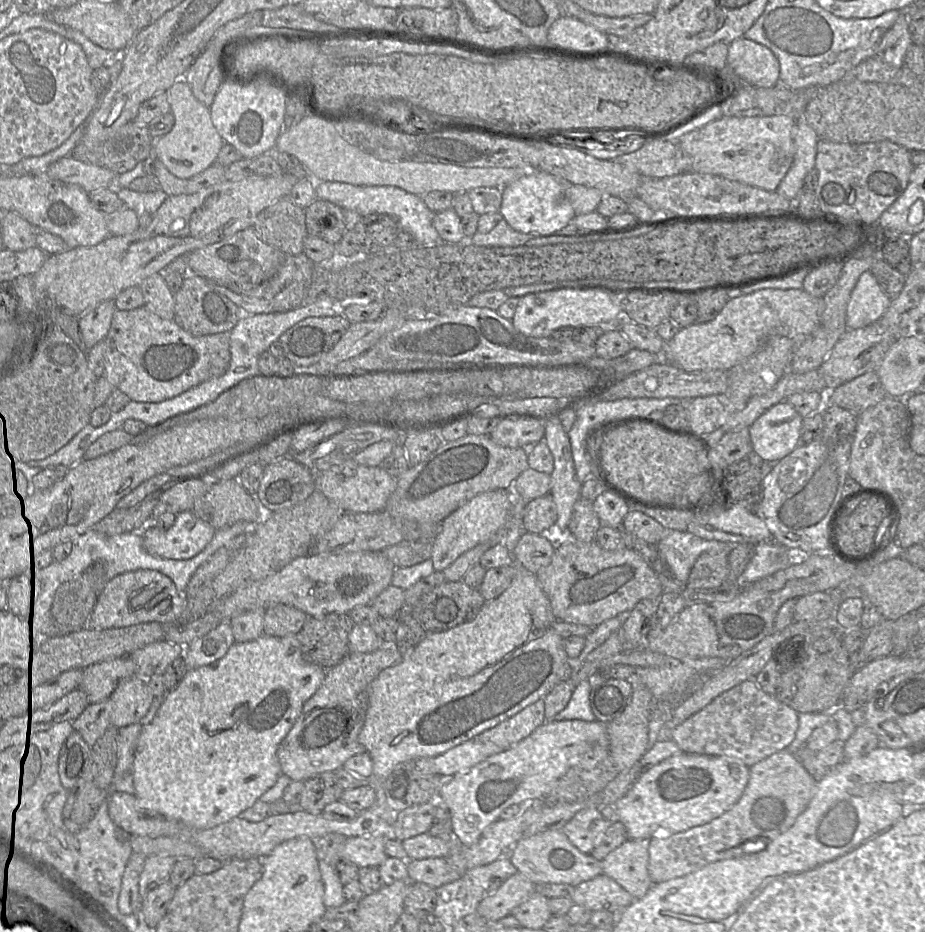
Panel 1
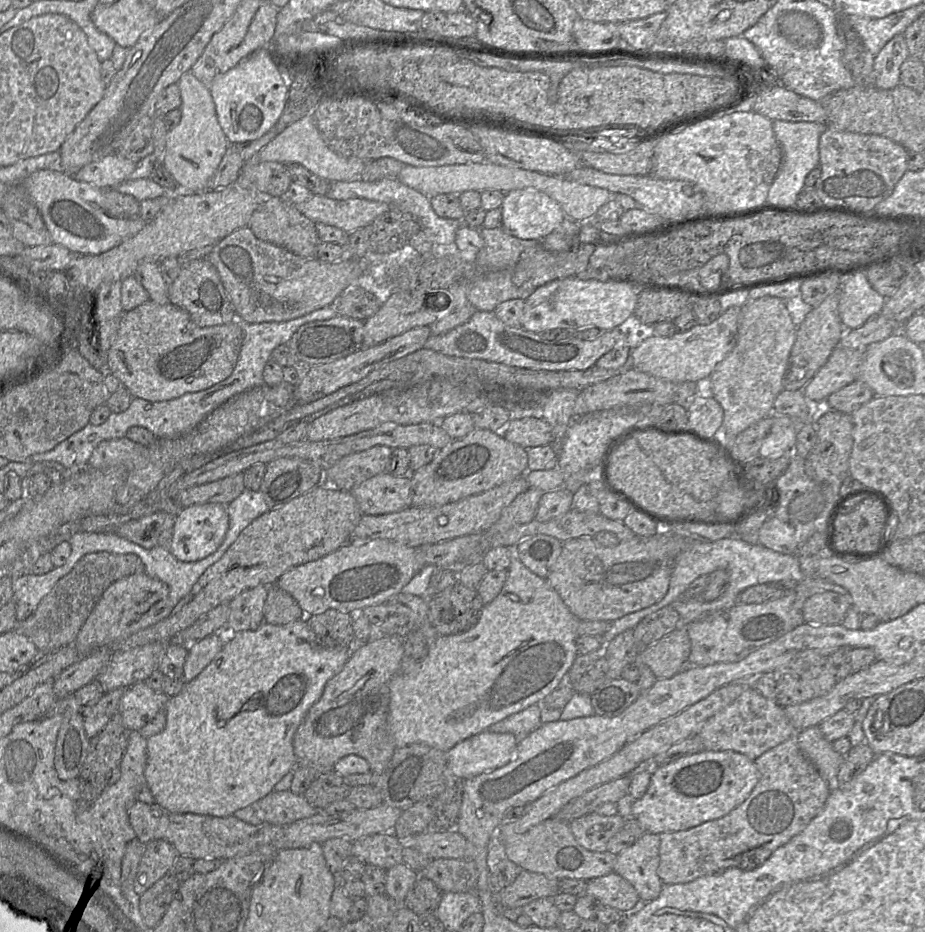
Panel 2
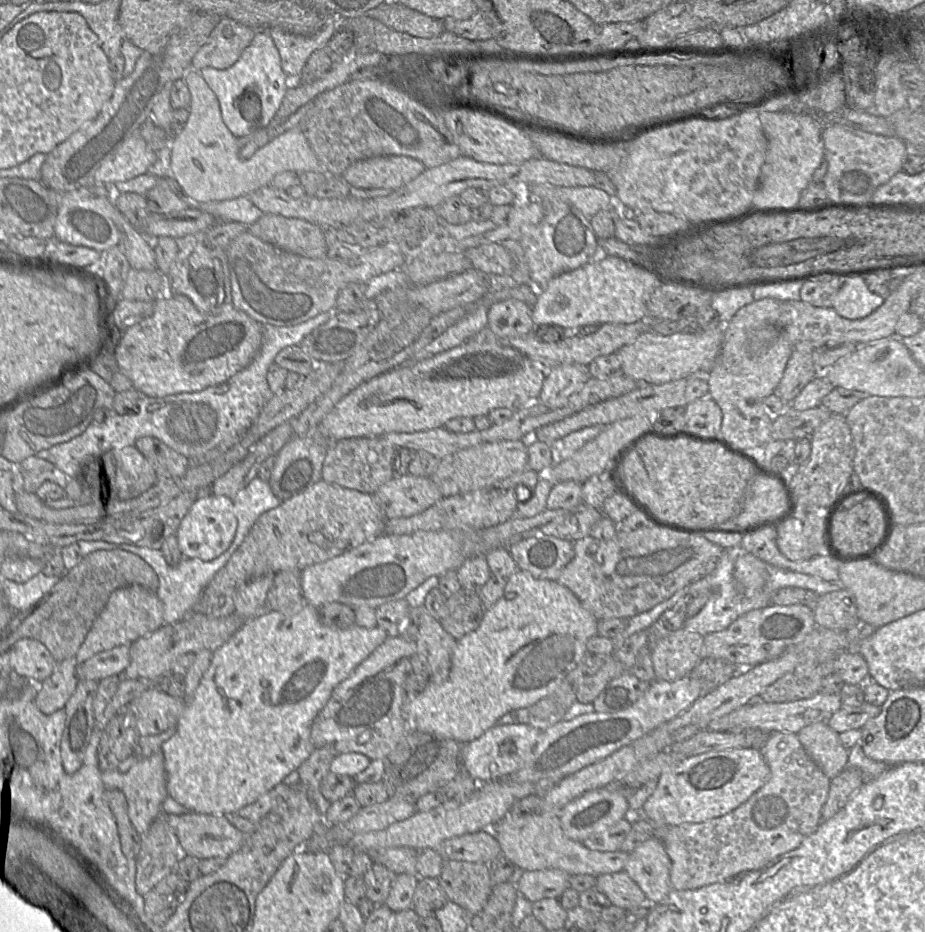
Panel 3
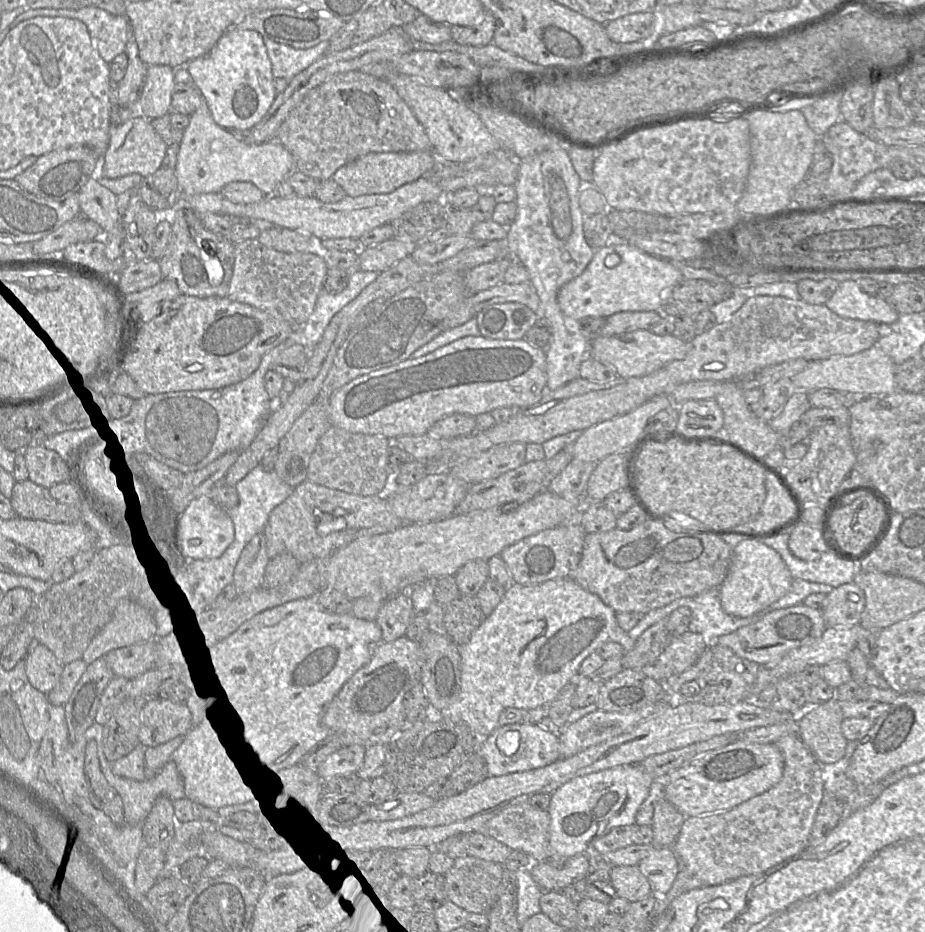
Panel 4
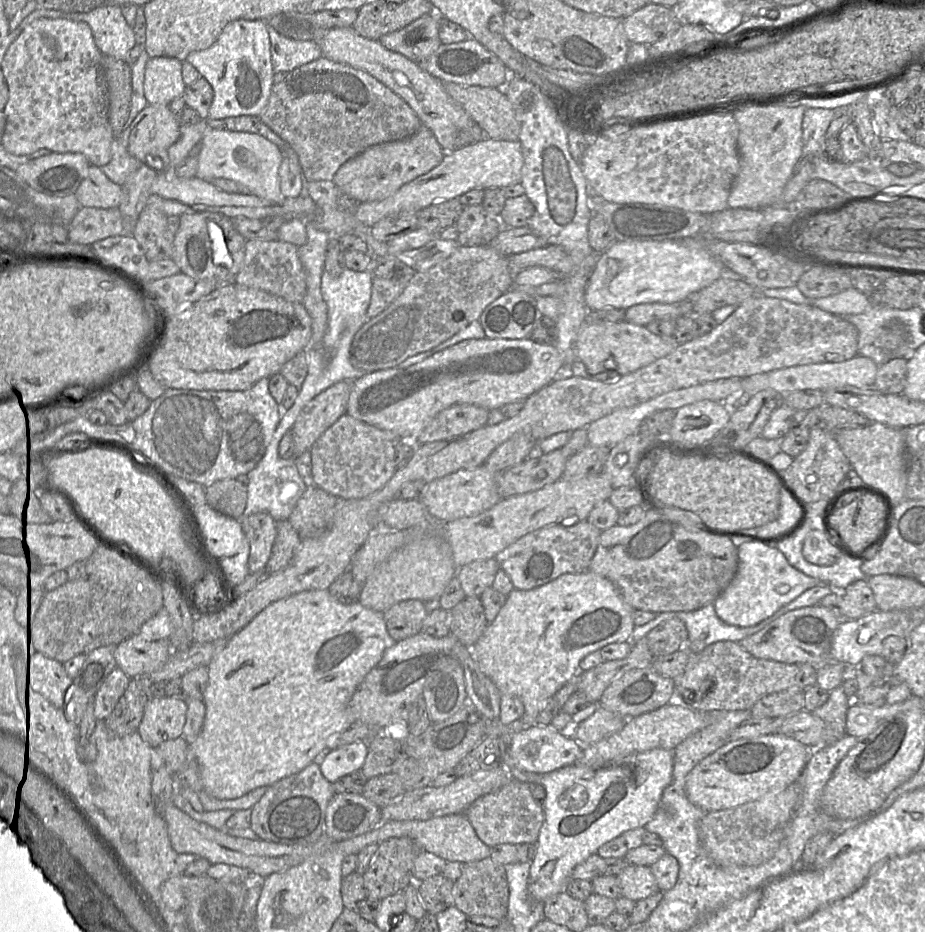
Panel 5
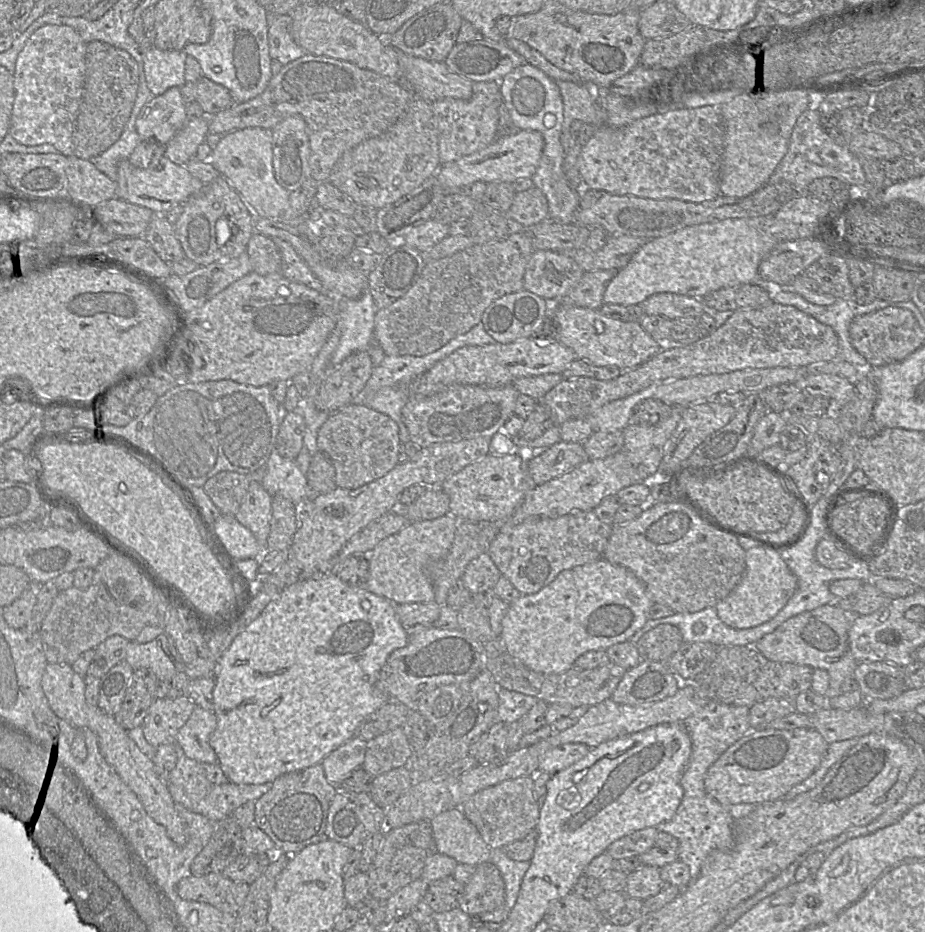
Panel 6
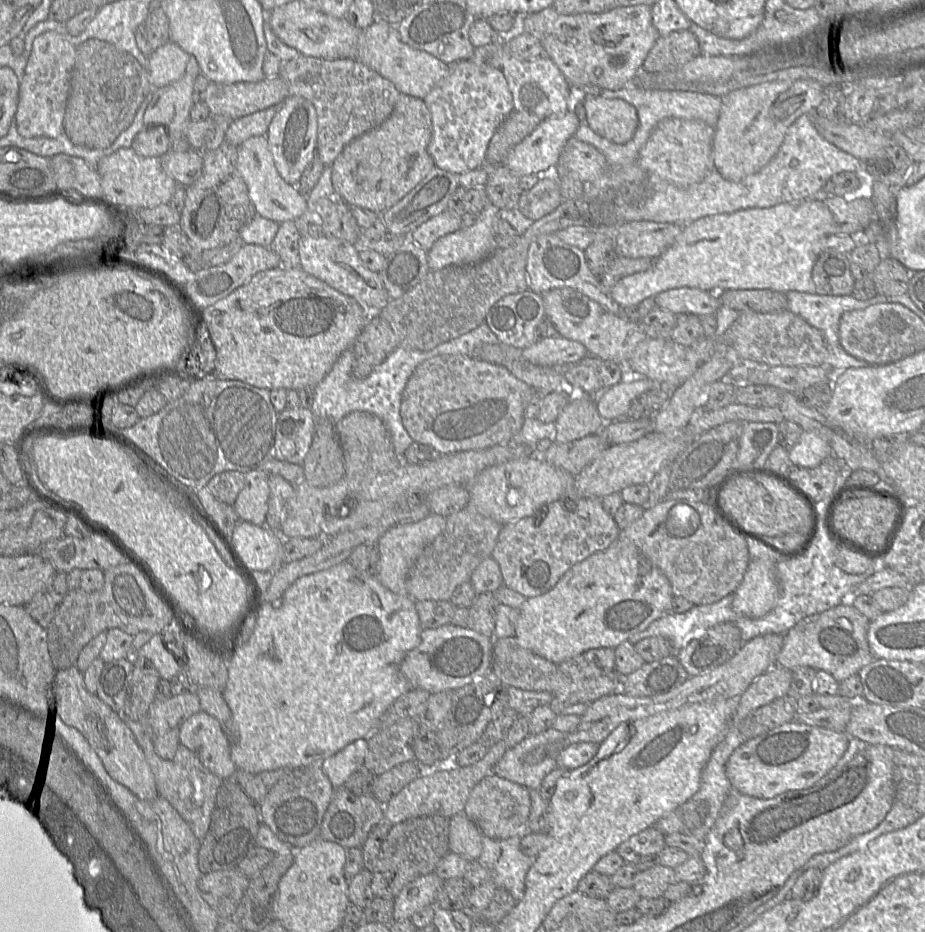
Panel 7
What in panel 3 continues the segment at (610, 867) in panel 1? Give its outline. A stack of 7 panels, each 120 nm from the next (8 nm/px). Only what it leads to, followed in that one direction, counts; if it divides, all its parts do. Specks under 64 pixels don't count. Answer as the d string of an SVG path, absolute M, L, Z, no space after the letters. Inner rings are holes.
M653 836L629 853L624 871L644 892L646 903L658 903L672 890L670 868L663 842Z

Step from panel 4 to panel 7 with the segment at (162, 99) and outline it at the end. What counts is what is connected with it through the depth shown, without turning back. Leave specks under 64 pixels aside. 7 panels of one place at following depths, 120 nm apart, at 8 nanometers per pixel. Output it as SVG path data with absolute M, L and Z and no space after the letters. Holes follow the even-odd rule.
M167 41L147 58L147 73L153 88L171 84L185 75L189 54L176 43Z

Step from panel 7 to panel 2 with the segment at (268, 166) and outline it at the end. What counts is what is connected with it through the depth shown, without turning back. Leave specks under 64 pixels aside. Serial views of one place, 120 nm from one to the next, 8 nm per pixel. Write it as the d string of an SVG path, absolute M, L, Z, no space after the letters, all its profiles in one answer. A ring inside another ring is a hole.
M190 72L184 73L177 84L181 95L181 105L179 107L181 119L179 124L166 134L162 163L185 192L203 192L207 189L207 182L219 166L230 143L217 120L215 104L210 89ZM311 114L292 123L271 140L256 155L258 161L272 161L281 164L298 163L313 174L328 181L355 181L360 176L366 161L357 157L343 157L331 150L321 137Z

